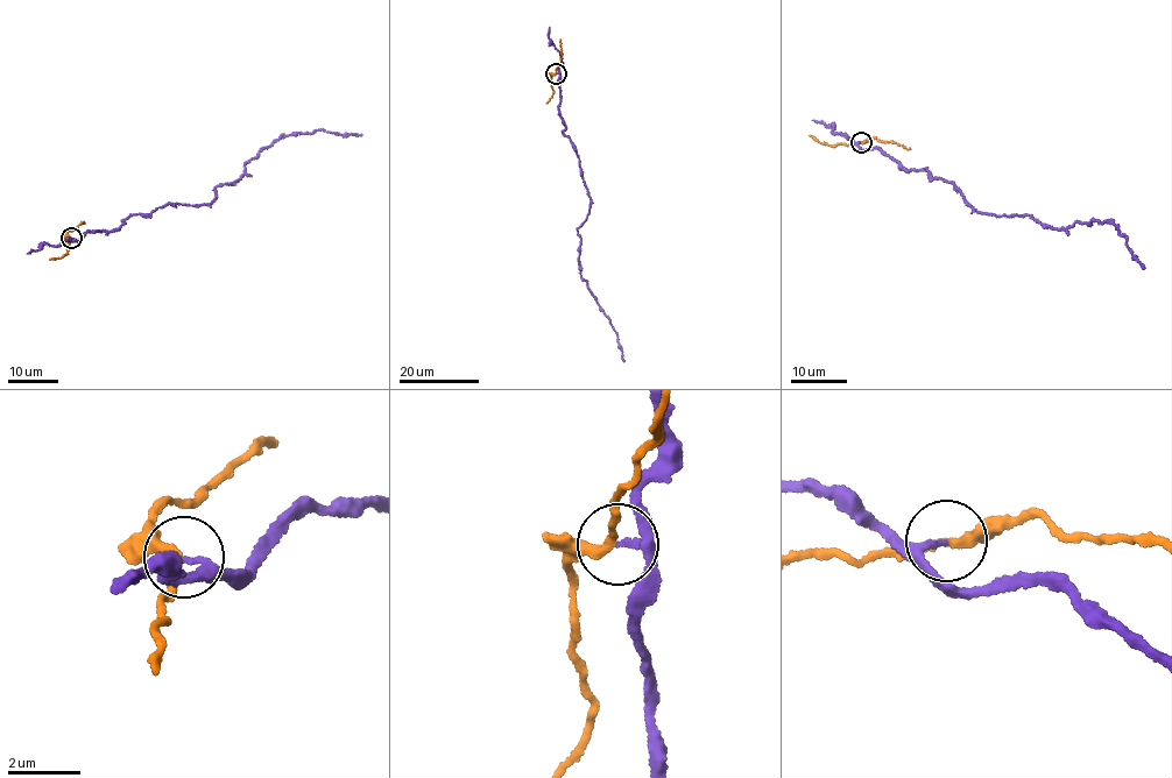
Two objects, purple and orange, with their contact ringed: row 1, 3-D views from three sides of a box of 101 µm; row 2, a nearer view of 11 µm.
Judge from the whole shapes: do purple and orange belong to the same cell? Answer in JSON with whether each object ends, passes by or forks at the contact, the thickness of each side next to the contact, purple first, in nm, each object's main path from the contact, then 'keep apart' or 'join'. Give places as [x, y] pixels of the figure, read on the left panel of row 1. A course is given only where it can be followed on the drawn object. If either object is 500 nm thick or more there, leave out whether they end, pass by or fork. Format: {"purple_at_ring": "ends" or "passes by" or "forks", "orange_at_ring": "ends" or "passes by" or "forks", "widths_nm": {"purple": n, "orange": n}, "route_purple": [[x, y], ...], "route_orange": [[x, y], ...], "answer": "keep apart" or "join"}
{"purple_at_ring": "ends", "orange_at_ring": "passes by", "widths_nm": {"purple": 150, "orange": 220}, "route_purple": [[71, 239], [159, 207], [206, 205], [284, 135], [361, 134]], "route_orange": [[71, 239], [66, 254], [49, 259]], "answer": "keep apart"}

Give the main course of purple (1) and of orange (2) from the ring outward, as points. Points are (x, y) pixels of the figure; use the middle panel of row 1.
1: (556, 73), (563, 134), (578, 157), (590, 202), (586, 220), (578, 228), (580, 277), (614, 330), (623, 362)
2: (556, 73), (560, 58), (559, 39)

